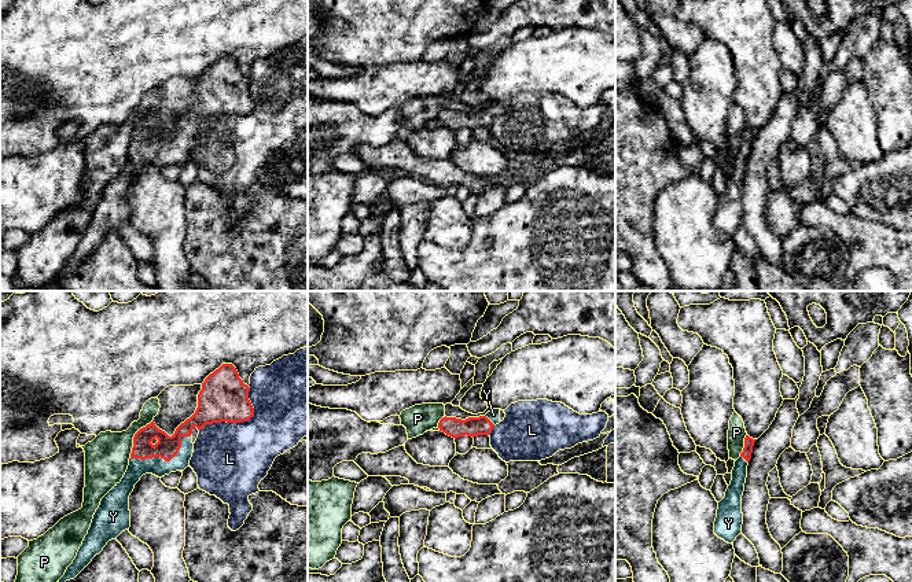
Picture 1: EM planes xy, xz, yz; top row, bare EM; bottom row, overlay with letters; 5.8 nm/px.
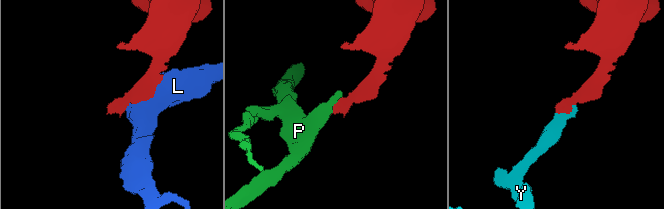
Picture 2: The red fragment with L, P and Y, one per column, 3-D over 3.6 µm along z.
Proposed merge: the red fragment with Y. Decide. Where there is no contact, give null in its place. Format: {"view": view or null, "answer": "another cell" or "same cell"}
{"view": "xy", "answer": "same cell"}

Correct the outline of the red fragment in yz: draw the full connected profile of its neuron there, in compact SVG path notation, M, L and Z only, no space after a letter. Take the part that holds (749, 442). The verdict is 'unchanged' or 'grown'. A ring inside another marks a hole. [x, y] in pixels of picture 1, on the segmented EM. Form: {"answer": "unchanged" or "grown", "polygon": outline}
{"answer": "grown", "polygon": "M746 435L744 447L740 457L735 461L732 480L725 491L725 497L718 502L714 534L728 544L733 544L742 533L743 513L742 496L747 478L747 465L751 458L755 439Z"}

